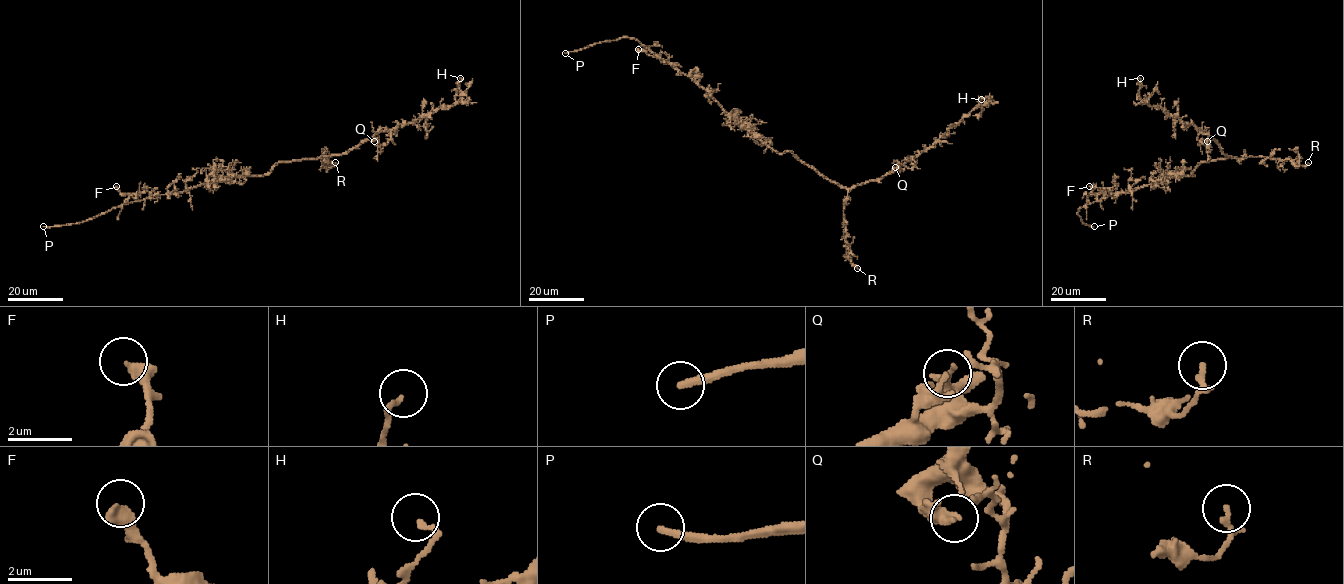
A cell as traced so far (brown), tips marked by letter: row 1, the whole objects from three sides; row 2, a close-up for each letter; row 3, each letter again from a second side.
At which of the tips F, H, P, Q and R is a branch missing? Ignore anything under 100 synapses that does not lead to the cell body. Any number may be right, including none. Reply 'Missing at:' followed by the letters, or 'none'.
Missing at: P

